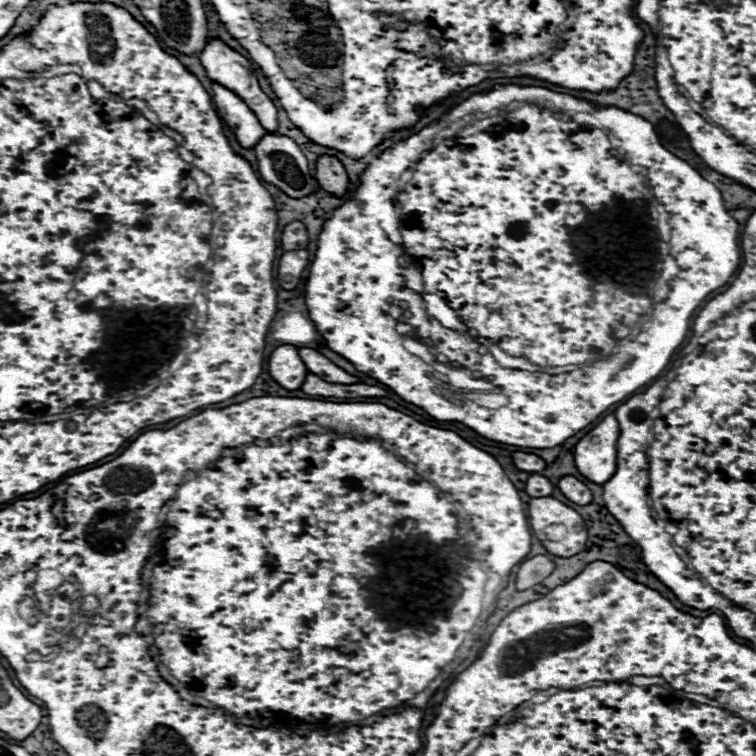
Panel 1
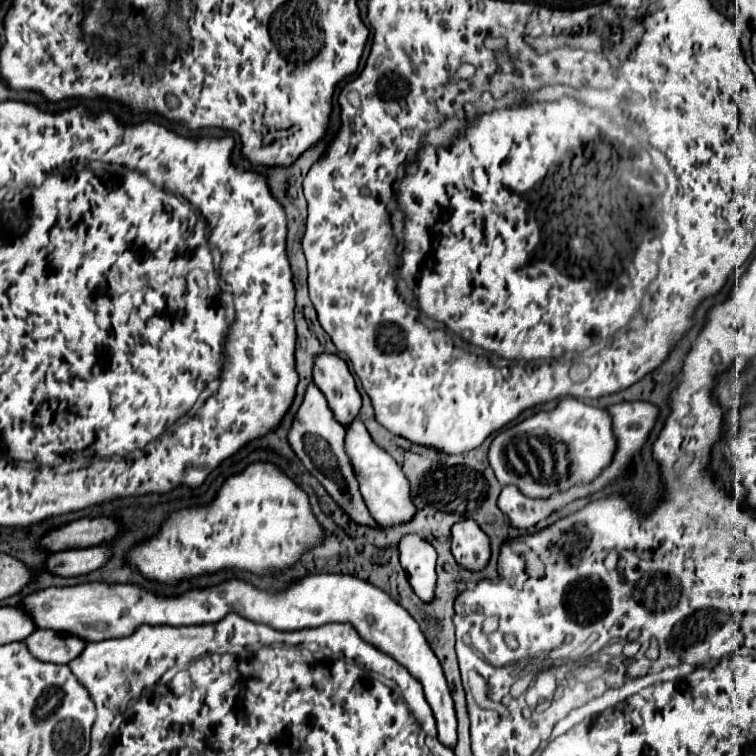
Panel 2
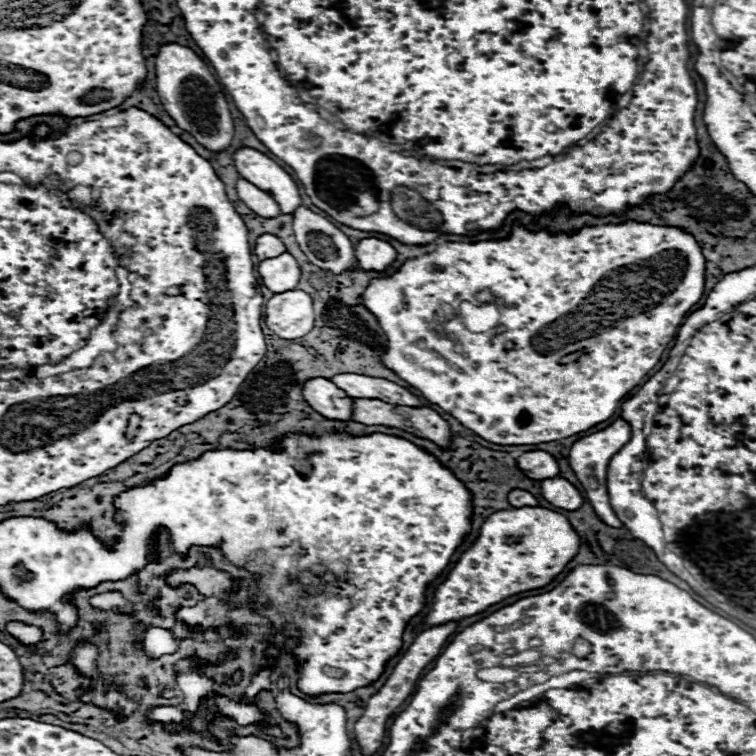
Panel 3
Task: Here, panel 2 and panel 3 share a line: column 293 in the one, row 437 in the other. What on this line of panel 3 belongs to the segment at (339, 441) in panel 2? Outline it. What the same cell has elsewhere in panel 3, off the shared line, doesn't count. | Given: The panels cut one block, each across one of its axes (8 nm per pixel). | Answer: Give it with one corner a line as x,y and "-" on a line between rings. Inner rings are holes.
356,398
352,400
352,420
362,424
382,424
414,432
416,436
426,436
434,440
440,448
450,444
450,426
448,422
430,408
412,408
412,406
394,406
382,400

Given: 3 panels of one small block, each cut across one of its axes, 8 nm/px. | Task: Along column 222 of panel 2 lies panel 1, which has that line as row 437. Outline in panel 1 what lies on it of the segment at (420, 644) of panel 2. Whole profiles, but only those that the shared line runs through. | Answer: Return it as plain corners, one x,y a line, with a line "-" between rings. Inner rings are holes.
606,416
594,430
590,430
574,446
576,470
594,484
604,484
616,468
616,440
618,420

